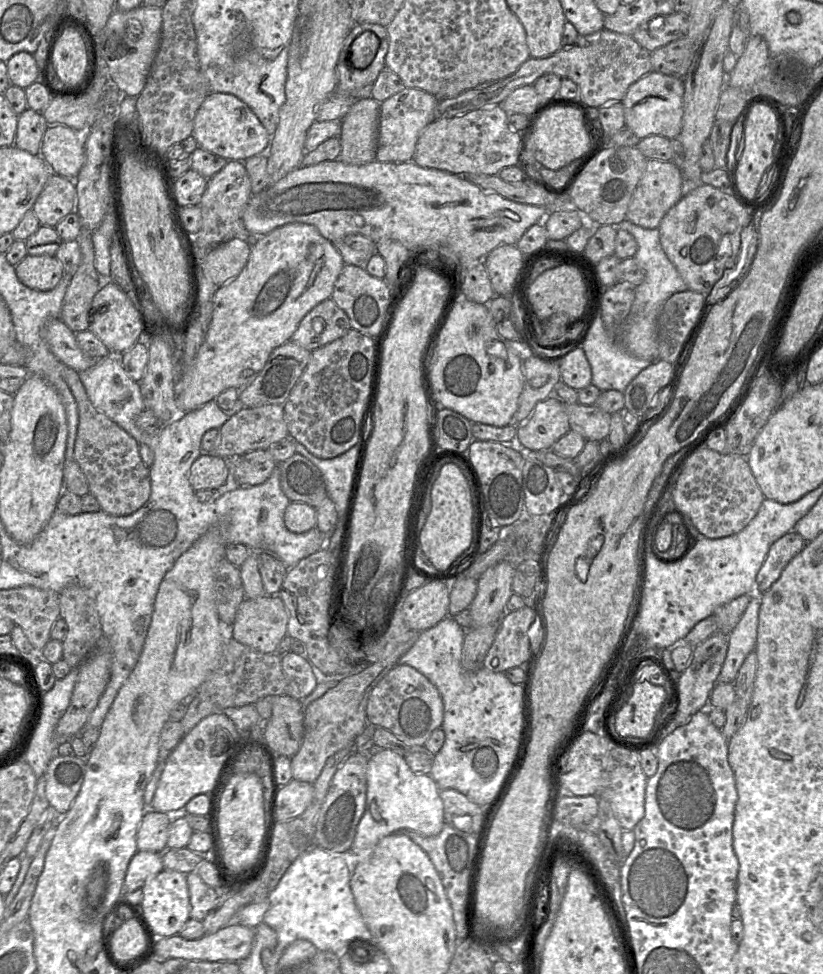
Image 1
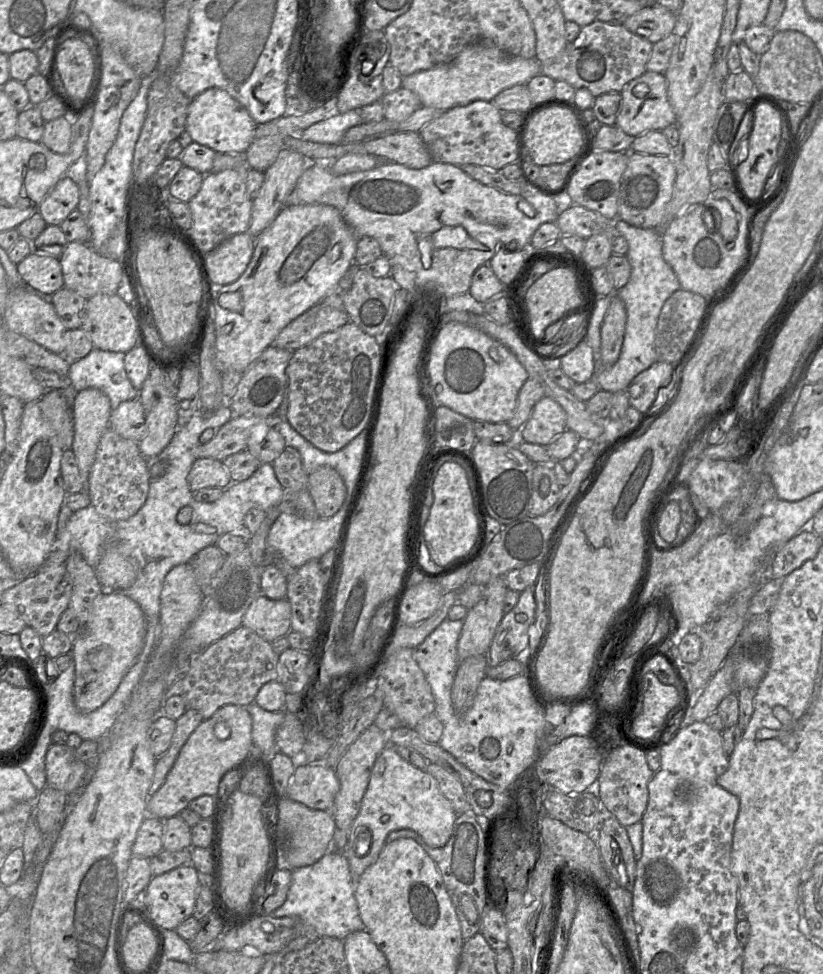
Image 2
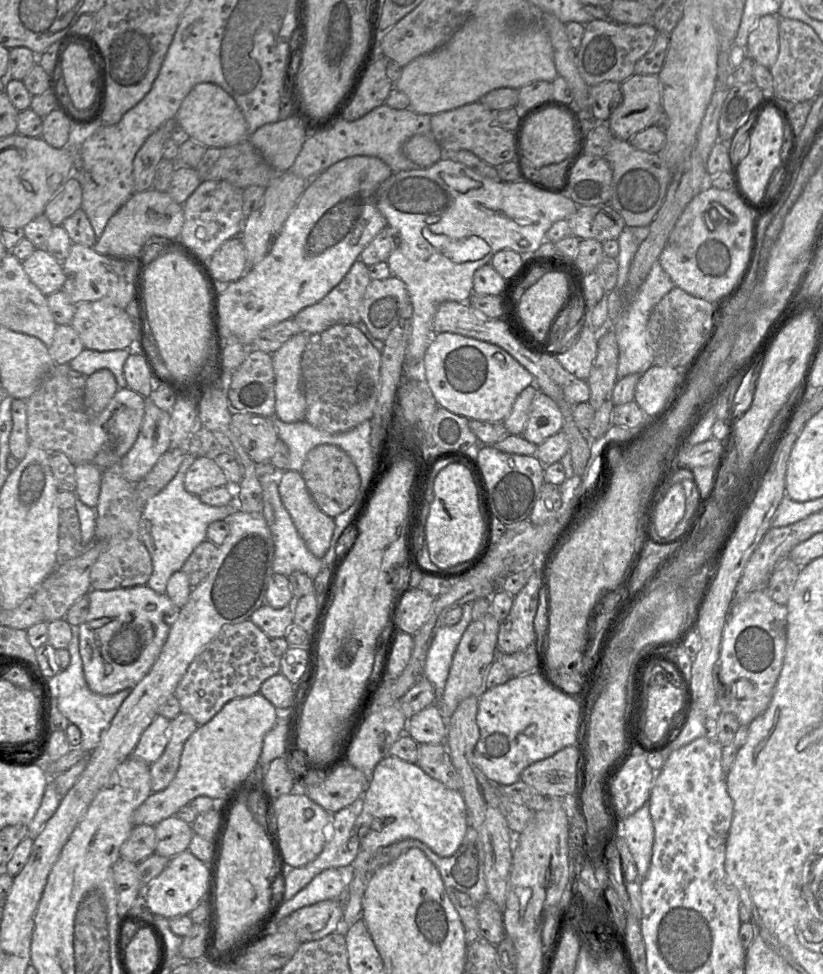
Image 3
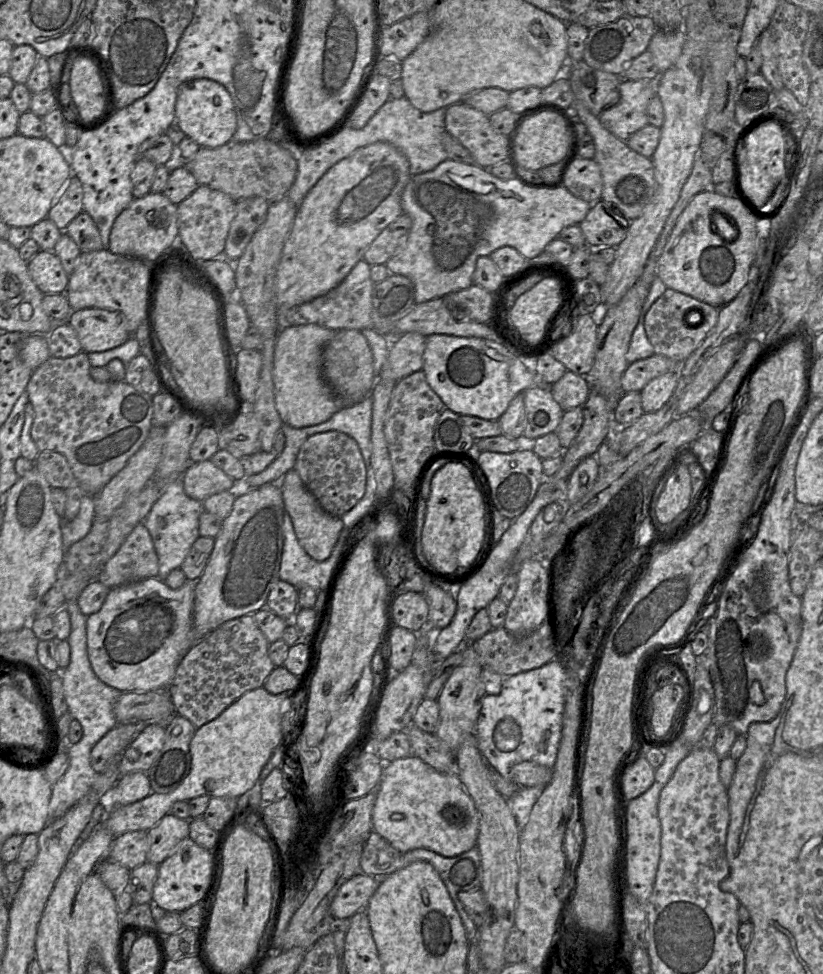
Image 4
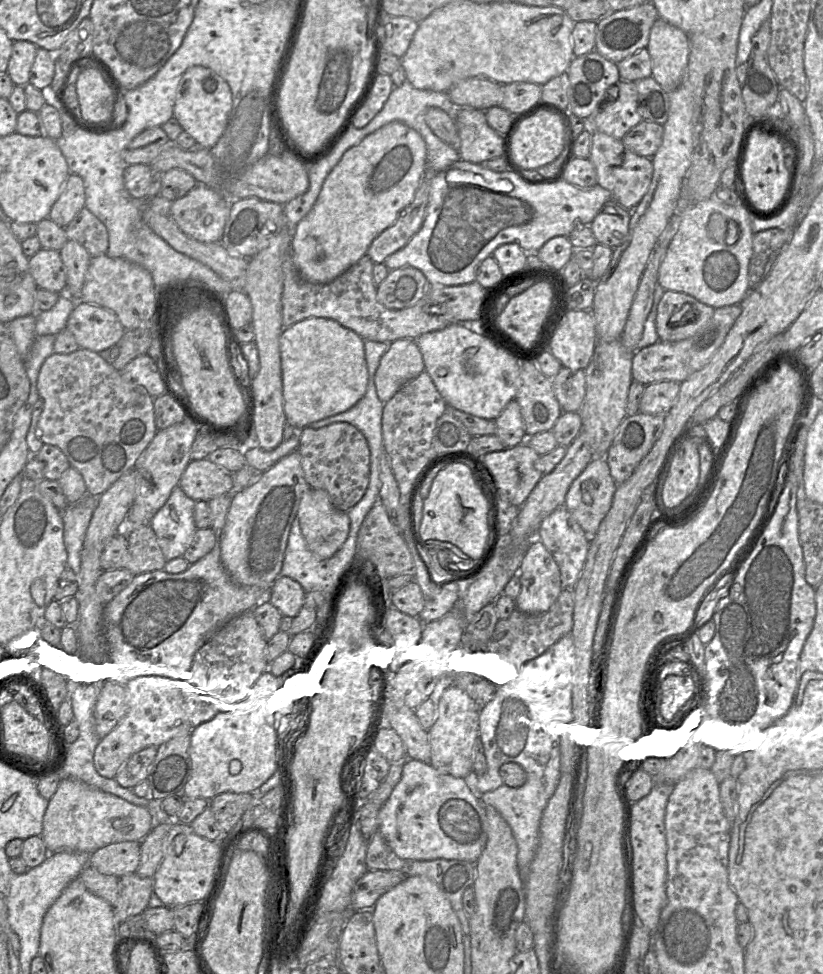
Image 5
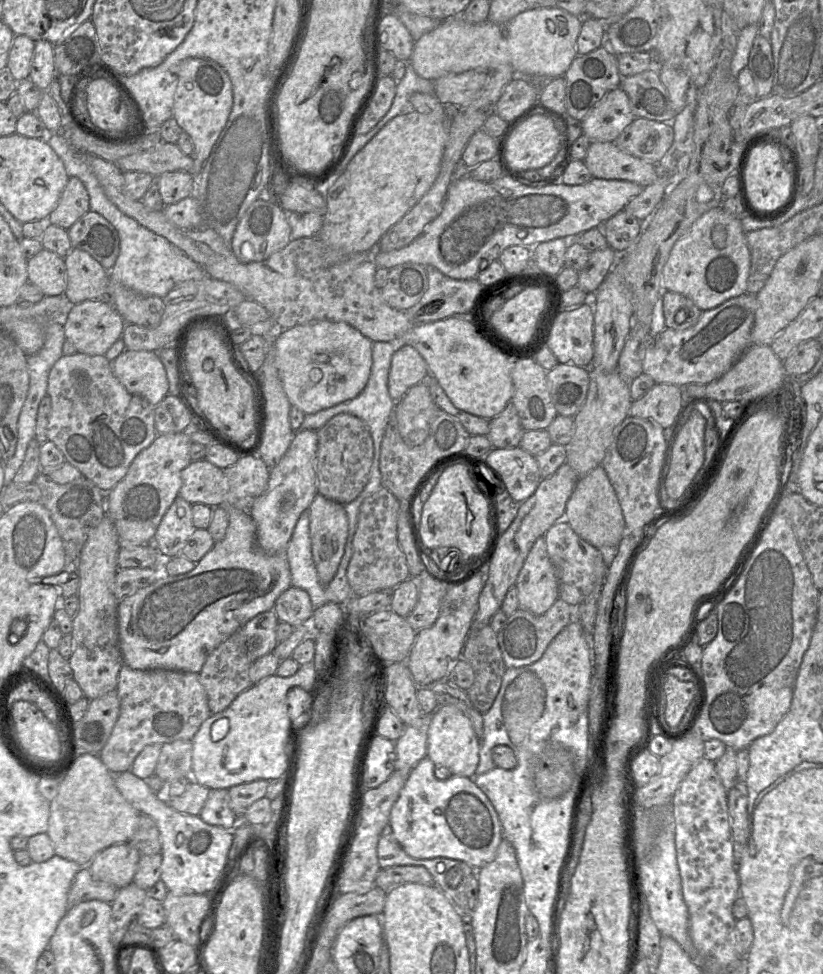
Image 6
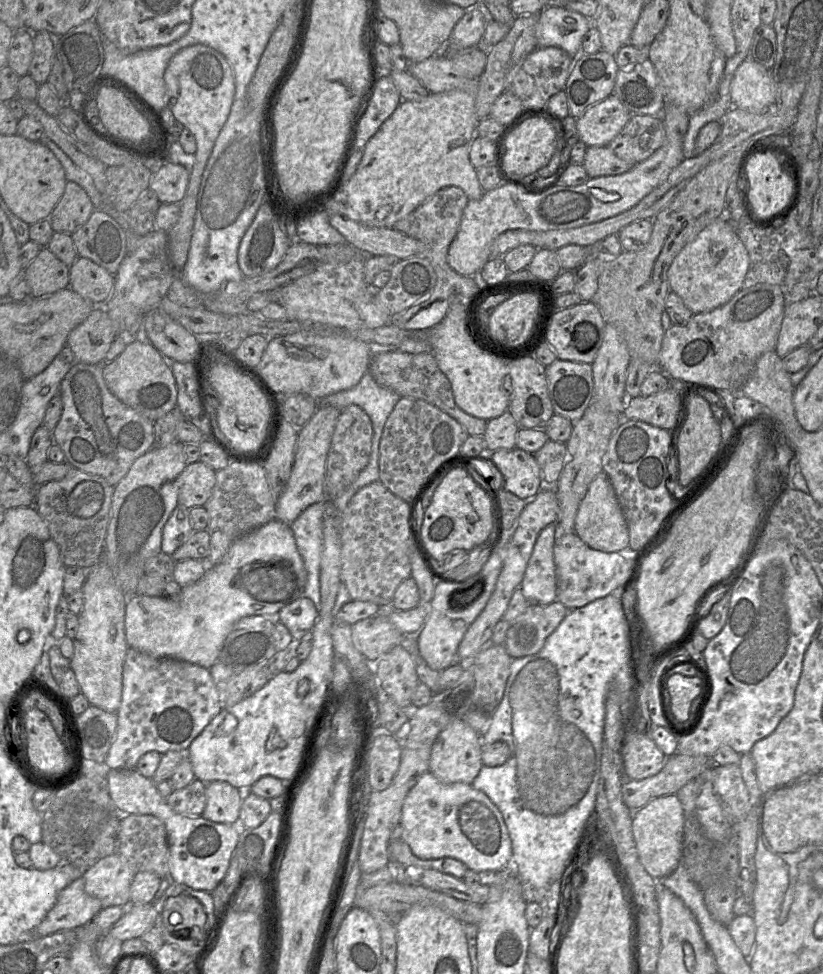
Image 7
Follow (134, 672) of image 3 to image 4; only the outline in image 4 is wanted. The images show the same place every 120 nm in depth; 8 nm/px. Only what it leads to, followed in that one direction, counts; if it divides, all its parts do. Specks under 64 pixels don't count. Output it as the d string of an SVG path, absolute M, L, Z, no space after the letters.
M158 577L147 578L139 582L120 585L110 588L101 609L87 616L86 632L87 632L87 653L91 663L91 667L97 677L110 687L121 692L147 692L152 690L167 690L176 673L178 665L184 656L194 645L194 629L193 629L193 607L195 597L195 586L197 581L186 580L179 589L171 589L166 583Z

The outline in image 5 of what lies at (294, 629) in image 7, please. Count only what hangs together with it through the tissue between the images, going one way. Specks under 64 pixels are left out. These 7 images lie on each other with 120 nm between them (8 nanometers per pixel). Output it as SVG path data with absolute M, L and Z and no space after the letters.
M279 576L269 590L267 600L279 610L282 617L293 619L303 607L305 592L293 579Z

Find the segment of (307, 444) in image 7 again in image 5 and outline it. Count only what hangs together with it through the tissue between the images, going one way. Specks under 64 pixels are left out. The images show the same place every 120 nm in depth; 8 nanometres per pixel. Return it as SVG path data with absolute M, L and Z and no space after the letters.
M295 450L264 471L256 483L231 494L225 525L218 533L218 547L222 564L236 584L271 589L282 571L289 533L297 517L301 498L308 488L311 487L304 476L301 455Z

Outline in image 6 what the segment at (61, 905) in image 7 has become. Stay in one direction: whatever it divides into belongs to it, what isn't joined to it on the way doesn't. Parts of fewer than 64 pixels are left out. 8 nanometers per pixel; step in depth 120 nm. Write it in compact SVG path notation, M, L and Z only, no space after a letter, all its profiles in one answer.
M88 865L83 866L74 876L71 884L67 910L81 902L100 900L111 903L117 894L117 889L112 885L93 877Z

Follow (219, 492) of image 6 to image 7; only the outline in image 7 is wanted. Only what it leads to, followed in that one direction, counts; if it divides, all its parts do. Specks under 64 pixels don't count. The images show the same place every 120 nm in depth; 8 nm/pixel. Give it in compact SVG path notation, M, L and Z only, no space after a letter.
M196 461L187 464L178 477L178 503L191 509L204 506L216 482L216 471L207 464Z

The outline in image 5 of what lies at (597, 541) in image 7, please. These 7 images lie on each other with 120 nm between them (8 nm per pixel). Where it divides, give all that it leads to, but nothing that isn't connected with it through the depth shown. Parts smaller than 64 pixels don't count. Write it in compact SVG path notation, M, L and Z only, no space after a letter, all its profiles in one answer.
M594 457L569 487L563 507L587 536L596 534L617 486L605 457Z

